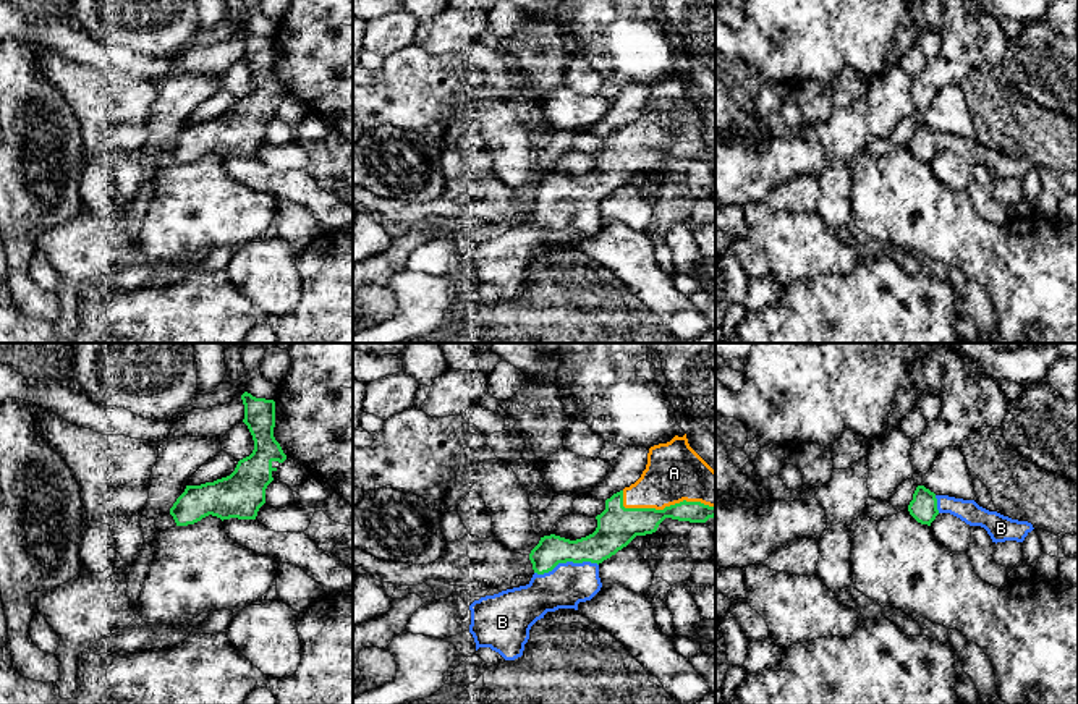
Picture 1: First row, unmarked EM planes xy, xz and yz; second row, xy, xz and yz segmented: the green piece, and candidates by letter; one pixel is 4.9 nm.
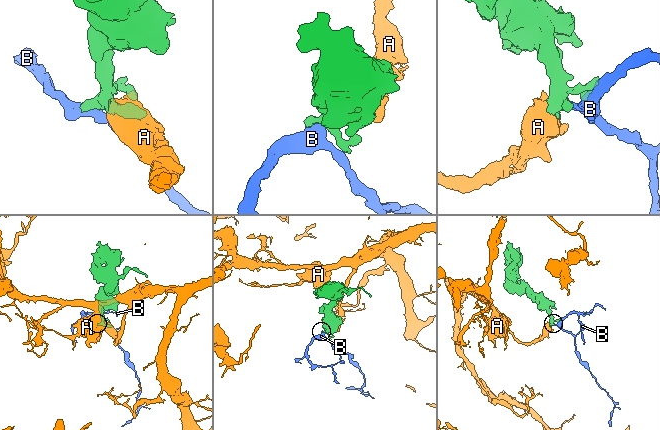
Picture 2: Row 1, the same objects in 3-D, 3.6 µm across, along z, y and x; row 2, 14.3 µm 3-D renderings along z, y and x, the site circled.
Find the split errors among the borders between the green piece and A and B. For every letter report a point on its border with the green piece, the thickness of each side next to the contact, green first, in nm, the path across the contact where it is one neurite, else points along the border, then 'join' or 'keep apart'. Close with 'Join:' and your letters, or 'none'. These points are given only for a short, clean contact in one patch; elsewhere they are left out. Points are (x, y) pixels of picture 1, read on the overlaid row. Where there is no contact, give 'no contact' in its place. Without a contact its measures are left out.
A: meets green in xz at (664, 508); 200 nm thick on the green side, 280 nm on the other; join
B: meets green in xz at (565, 562); 160 nm thick on the green side, 220 nm on the other; runs through xz (609, 538), (577, 562), (565, 562), (567, 585); join
Join: A, B

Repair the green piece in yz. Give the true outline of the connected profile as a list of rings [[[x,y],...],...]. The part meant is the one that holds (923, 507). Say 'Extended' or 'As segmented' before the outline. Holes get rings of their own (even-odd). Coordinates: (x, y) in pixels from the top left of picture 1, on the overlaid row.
Extended. [[[924,486],[916,487],[908,511],[918,523],[927,526],[931,526],[939,513],[950,513],[970,526],[984,528],[995,544],[1005,541],[1023,542],[1034,529],[1028,521],[1018,521],[997,511],[989,511],[974,500],[936,495]]]

